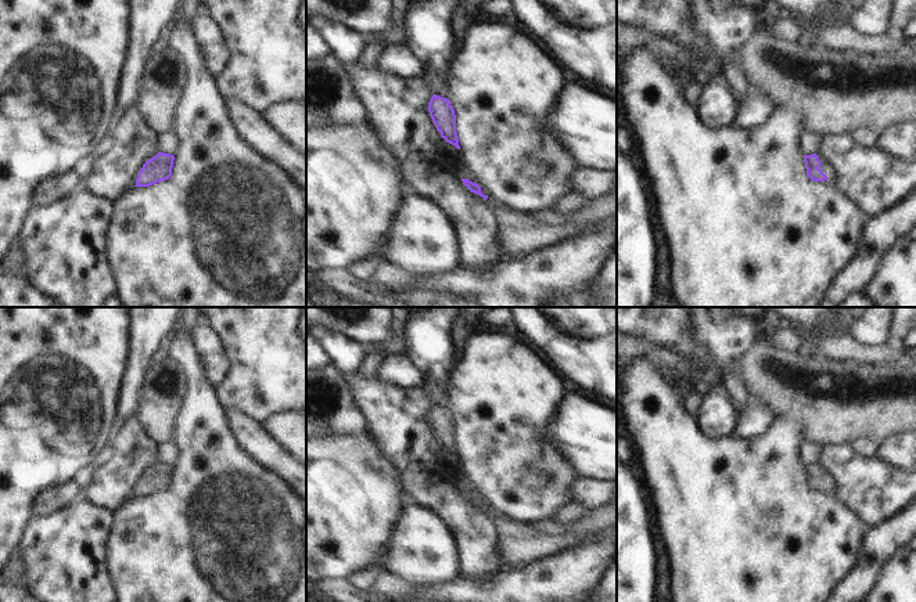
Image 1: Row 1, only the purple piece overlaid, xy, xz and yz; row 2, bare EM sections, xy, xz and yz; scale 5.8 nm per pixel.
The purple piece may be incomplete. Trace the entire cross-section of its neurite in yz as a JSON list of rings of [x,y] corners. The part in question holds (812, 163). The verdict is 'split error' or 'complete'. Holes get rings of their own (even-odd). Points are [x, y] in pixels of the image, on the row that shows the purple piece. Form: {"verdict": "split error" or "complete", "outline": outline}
{"verdict": "split error", "outline": [[[816,154],[804,155],[807,176],[812,181],[830,180],[830,170],[819,159]]]}

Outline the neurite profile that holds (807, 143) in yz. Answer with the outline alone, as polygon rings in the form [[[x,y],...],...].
[[[804,131],[798,136],[798,149],[802,155],[812,155],[818,151],[819,136]]]

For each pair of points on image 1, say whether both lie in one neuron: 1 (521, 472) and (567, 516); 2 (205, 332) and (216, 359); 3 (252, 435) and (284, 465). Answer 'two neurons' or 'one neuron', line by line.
1: two neurons
2: one neuron
3: one neuron

